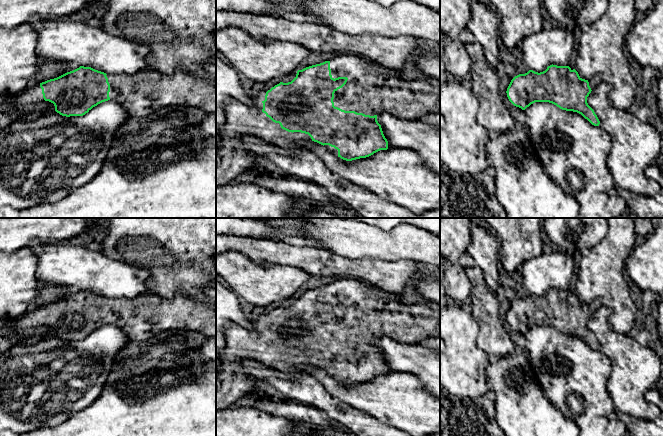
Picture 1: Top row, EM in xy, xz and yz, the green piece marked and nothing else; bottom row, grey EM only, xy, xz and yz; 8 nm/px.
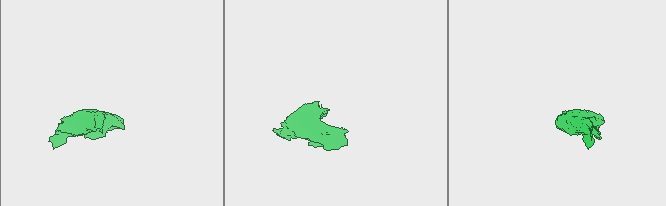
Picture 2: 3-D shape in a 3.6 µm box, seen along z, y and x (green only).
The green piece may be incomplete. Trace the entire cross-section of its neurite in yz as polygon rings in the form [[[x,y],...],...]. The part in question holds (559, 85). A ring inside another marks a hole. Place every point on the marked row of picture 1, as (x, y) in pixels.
[[[552,64],[540,73],[529,70],[515,76],[506,93],[509,101],[522,110],[535,102],[549,102],[562,110],[577,112],[592,125],[599,126],[600,121],[588,105],[587,97],[601,82],[598,75],[585,80],[569,66]]]

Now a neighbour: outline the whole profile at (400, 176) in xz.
[[[312,140],[298,142],[298,146],[307,152],[313,152],[316,154],[334,173],[354,184],[366,188],[380,198],[404,207],[413,213],[423,213],[425,211],[440,209],[440,174],[432,171],[415,151],[401,148],[391,148],[387,150],[380,150],[366,158],[346,161],[334,155],[323,145]]]

